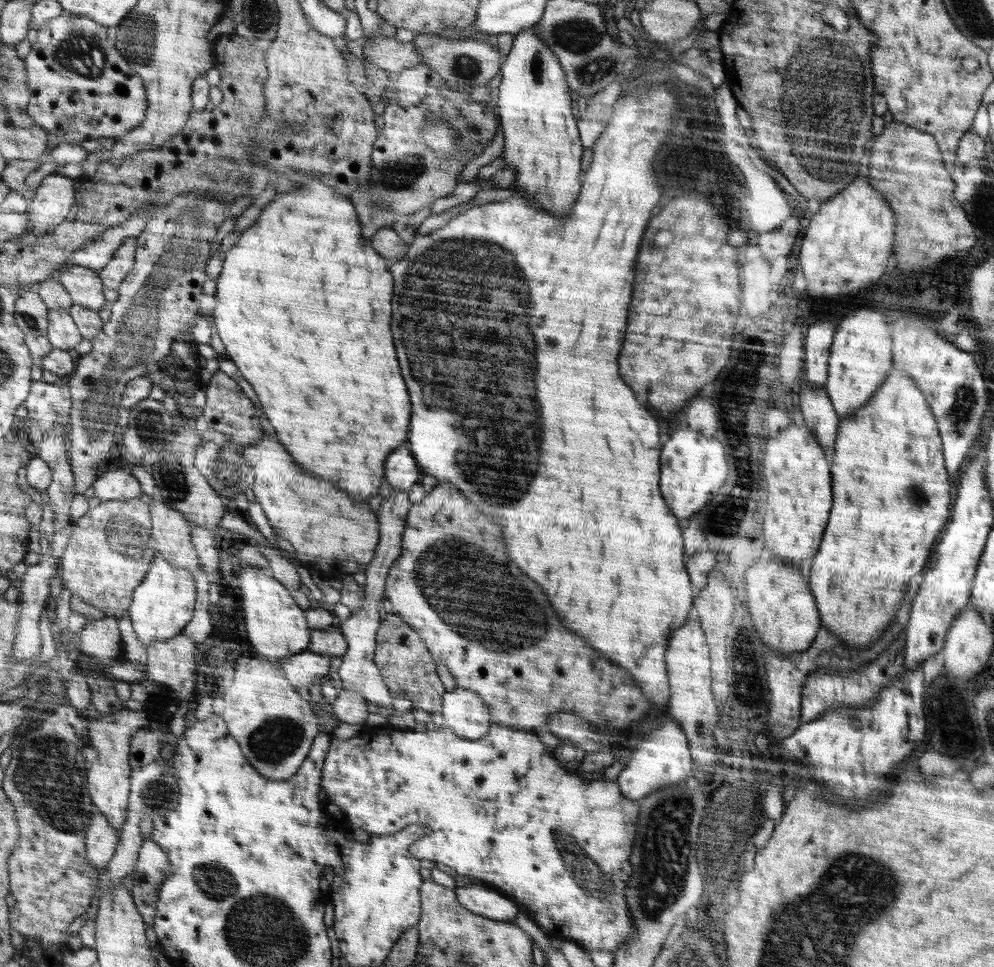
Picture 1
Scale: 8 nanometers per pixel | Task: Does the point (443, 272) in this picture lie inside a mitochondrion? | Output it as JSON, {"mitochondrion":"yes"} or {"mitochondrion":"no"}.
{"mitochondrion":"yes"}

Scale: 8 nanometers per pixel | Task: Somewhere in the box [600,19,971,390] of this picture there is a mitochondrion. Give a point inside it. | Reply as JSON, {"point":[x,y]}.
{"point":[807,120]}

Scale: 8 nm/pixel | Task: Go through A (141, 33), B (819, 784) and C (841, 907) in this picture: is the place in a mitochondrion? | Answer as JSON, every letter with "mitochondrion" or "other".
{"A":"mitochondrion","B":"other","C":"mitochondrion"}

